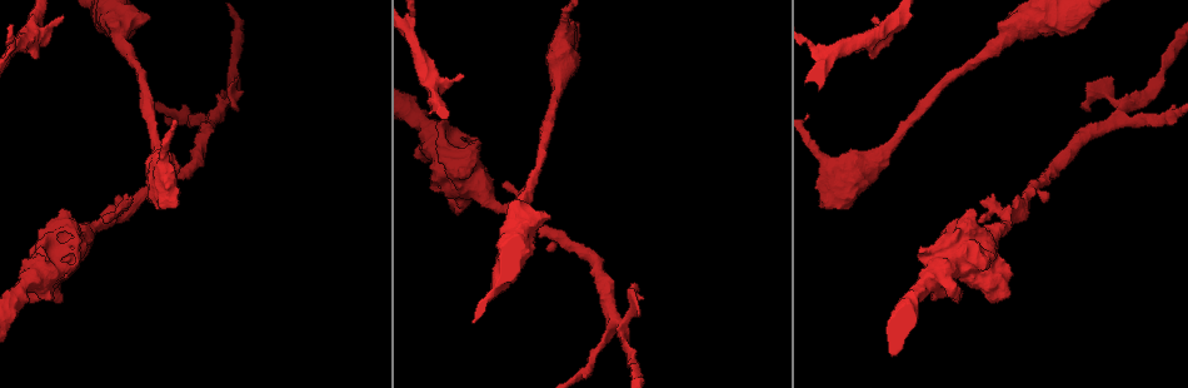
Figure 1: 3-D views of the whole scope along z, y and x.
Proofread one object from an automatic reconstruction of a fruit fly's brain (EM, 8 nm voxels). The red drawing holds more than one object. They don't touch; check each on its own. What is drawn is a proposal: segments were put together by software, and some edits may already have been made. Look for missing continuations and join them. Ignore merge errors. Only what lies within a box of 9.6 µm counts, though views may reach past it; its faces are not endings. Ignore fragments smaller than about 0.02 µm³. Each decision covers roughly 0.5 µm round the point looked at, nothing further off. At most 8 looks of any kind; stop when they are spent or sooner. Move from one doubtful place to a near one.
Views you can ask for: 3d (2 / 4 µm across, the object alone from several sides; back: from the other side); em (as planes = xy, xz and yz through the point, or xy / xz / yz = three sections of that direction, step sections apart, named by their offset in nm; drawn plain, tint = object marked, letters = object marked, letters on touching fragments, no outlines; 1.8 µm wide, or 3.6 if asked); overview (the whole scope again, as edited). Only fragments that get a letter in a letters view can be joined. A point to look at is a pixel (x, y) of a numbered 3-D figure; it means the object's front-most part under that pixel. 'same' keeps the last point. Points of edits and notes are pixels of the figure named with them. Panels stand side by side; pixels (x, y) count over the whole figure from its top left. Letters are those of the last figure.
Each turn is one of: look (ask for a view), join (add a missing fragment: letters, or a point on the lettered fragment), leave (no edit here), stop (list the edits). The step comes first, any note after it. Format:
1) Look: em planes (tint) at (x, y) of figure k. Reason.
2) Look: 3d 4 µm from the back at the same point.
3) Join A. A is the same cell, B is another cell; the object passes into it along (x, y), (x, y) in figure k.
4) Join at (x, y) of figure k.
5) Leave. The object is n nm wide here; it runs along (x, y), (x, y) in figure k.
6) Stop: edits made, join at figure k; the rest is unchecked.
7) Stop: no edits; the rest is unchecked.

Look: em 3.6 µm planes (tint) at (885, 44) of figure 1. Thick end.

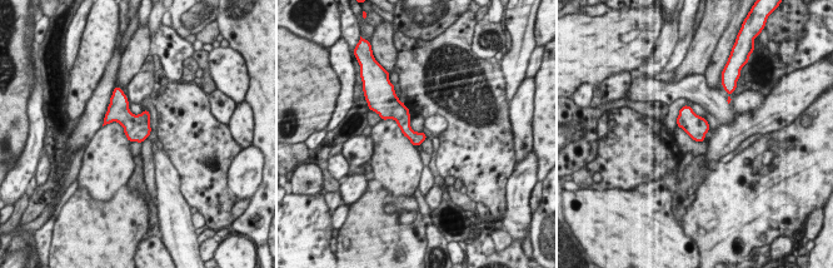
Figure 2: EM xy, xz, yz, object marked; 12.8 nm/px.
Look: em 3.6 µm planes (letters) at the same point.

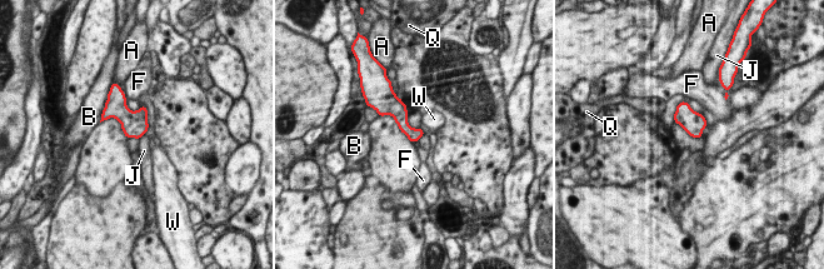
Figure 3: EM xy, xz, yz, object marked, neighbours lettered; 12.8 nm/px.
Leave. A, B, F, J, Q and W are other cells; a border runs along (424, 133), (417, 140) in figure 3; none of them fits.

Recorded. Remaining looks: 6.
Look: 3d 4 µm at (433, 139) of figure 1. A fork.

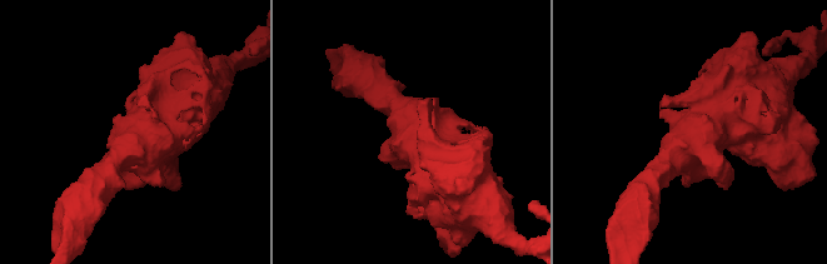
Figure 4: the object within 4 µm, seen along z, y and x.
Look: em 3.6 µm planes (tint) at (687, 136) of figure 4. Need the tissue.

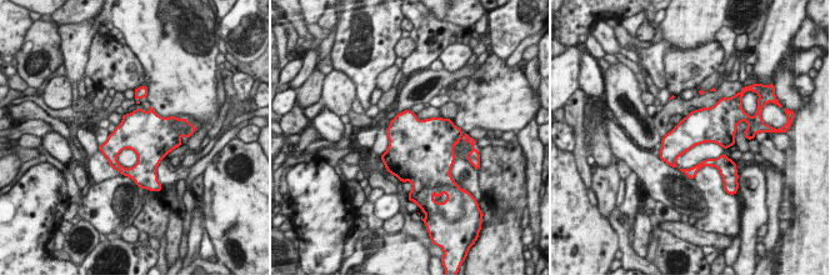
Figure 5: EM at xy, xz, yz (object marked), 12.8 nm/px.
Look: em 3.6 µm planes (letters) at the same point.

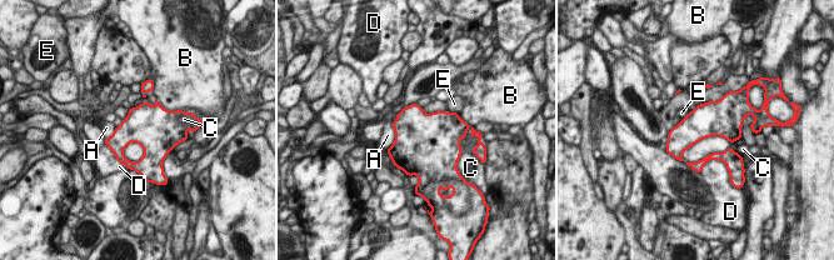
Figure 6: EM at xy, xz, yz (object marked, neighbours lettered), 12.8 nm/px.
Leave. The object is 420 nm wide here; the longest contact is with D, 460 nm; A, B, C, D and E are other cells; none of them fits.

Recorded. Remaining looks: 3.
Look: em planes (letters) at (1121, 117) of figure 1. Four-way junction.

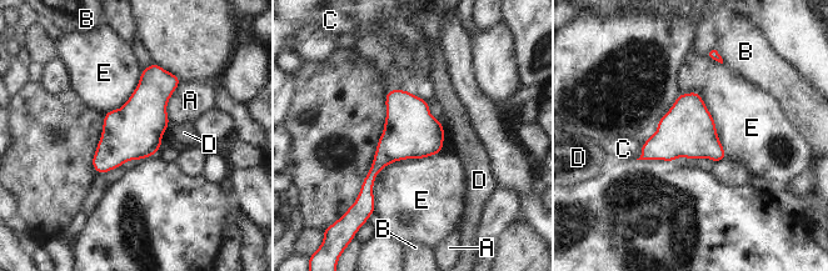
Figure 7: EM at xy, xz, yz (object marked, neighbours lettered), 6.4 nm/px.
Leave. The object is 340 nm wide here; A, B, C, D and E are other cells; a border runs along (440, 152), (385, 165), (373, 211) in figure 7; none of them fits.

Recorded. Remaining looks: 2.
Stop: no edits; the rest is unchecked.

